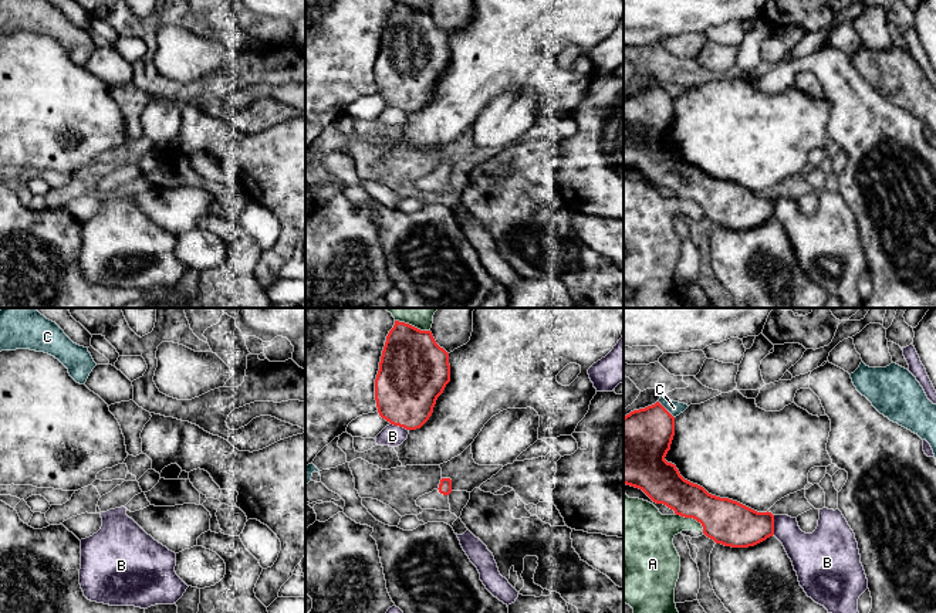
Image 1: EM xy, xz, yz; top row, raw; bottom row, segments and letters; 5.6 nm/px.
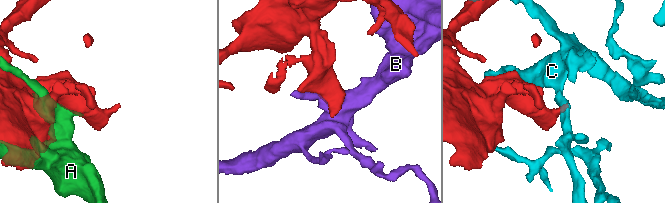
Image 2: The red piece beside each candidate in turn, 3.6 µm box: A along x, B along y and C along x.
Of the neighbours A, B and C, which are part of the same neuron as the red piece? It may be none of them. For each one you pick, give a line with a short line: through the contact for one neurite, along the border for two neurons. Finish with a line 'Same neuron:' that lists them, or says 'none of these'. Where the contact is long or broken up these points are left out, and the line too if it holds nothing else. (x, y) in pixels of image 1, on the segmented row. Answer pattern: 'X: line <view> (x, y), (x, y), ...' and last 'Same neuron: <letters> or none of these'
Same neuron: none of these

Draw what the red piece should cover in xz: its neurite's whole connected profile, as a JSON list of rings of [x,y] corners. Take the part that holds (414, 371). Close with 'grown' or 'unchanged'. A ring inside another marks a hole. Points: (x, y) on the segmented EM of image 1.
[[[395,321],[386,336],[375,379],[375,400],[379,416],[406,430],[420,429],[432,416],[436,400],[449,382],[449,353],[436,343],[432,332]]]; unchanged

